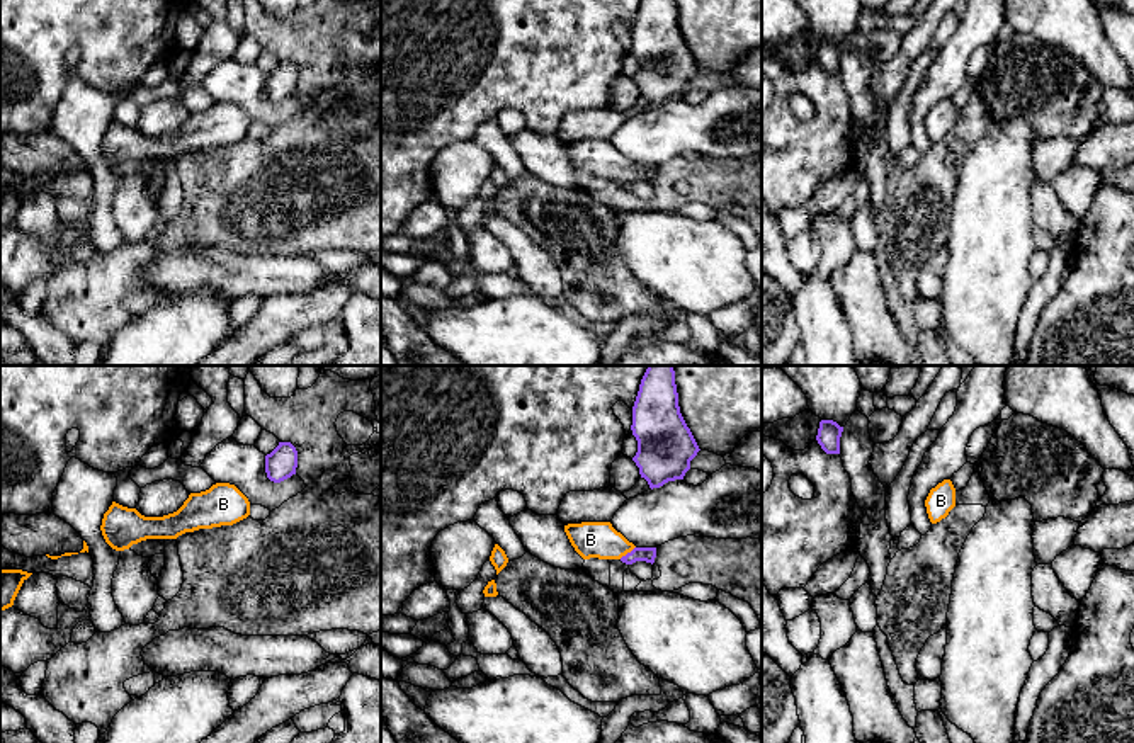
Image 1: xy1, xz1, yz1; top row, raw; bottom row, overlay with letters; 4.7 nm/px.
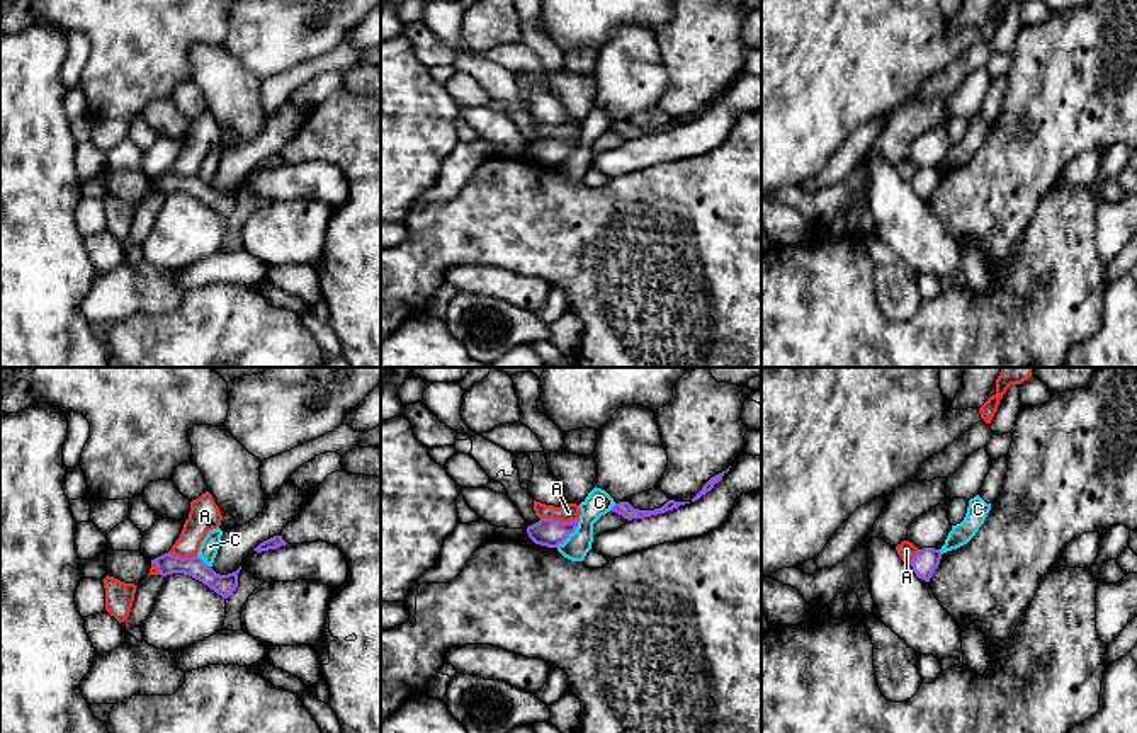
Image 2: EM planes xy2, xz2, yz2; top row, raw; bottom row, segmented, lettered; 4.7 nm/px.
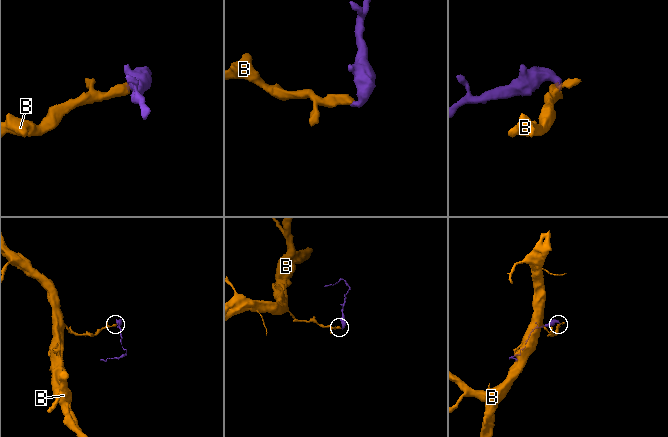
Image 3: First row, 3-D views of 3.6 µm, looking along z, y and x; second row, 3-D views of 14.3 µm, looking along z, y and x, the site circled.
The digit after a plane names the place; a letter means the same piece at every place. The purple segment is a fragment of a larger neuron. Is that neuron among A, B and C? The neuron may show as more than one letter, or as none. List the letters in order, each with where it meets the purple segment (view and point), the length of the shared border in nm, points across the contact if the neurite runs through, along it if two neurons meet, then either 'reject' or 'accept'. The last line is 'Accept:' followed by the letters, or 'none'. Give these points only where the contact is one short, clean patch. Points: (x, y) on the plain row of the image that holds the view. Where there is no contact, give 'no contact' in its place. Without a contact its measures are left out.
A: xz2 (560, 140) | 180 nm | along xz2 (541, 136), (578, 140) | reject
B: xz1 (628, 172) | 100 nm | across xz1 (648, 174), (628, 172), (601, 158), (590, 158) | accept
C: xz2 (570, 152) | 170 nm | along xz2 (580, 140), (556, 165) | reject
Accept: B

